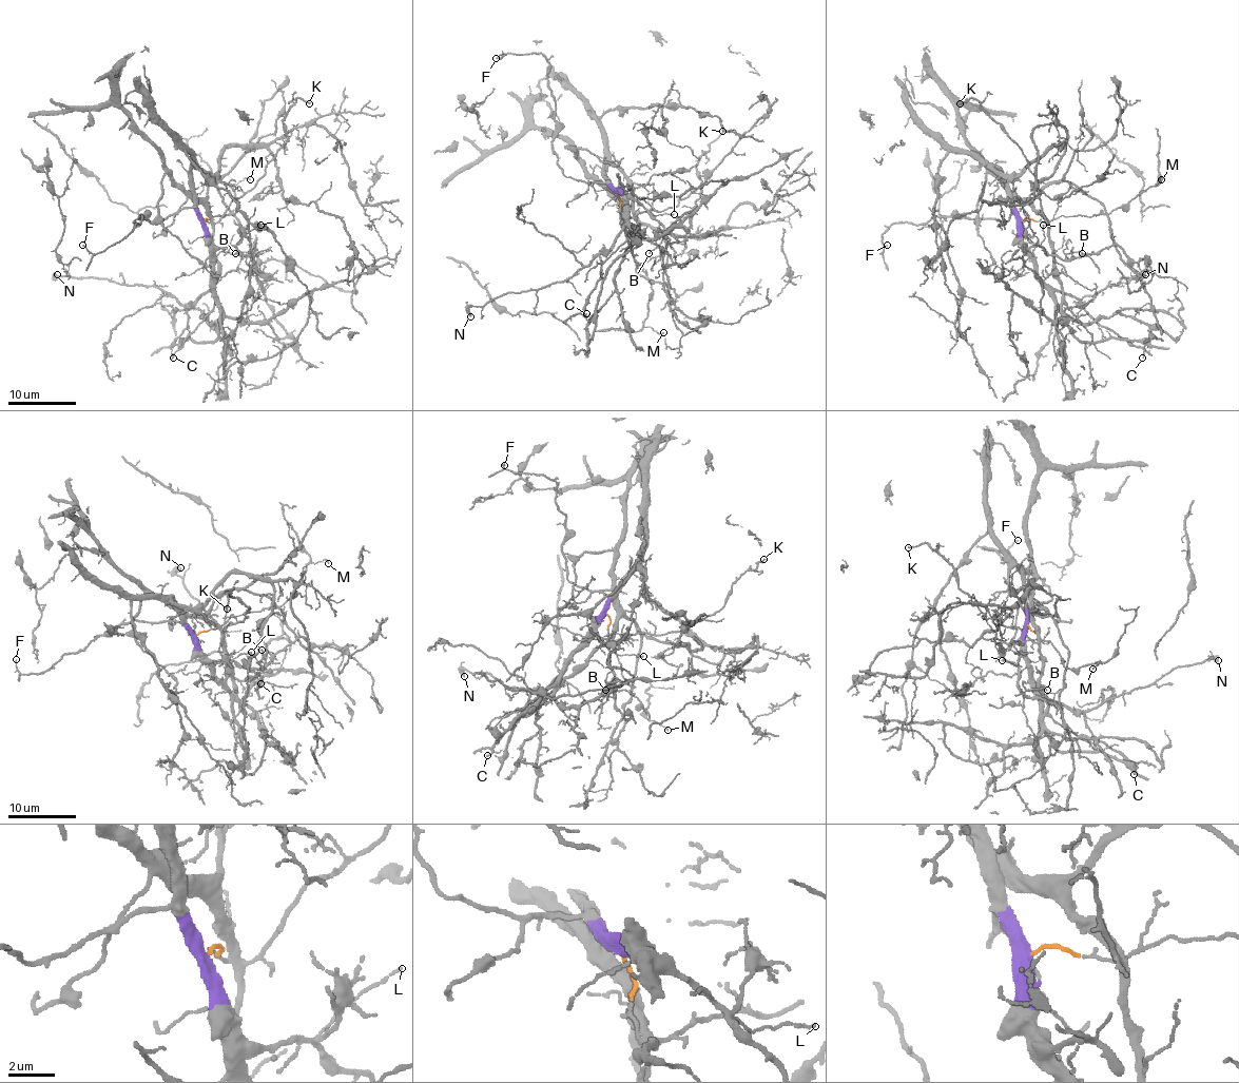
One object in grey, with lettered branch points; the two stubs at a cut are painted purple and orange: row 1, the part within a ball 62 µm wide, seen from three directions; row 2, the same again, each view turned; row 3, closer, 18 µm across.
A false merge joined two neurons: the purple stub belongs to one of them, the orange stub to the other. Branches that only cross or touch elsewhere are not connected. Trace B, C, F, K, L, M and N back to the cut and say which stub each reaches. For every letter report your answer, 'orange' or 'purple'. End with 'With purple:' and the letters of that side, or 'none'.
B: purple
C: purple
F: purple
K: orange
L: purple
M: orange
N: purple
With purple: B, C, F, L, N

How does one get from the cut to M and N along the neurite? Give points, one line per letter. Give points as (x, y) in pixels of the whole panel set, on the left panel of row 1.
M: (202, 220), (233, 214), (238, 207), (230, 187), (250, 180)
N: (202, 220), (211, 281), (210, 289), (193, 302), (182, 304), (152, 285), (127, 285), (107, 278), (57, 275)

